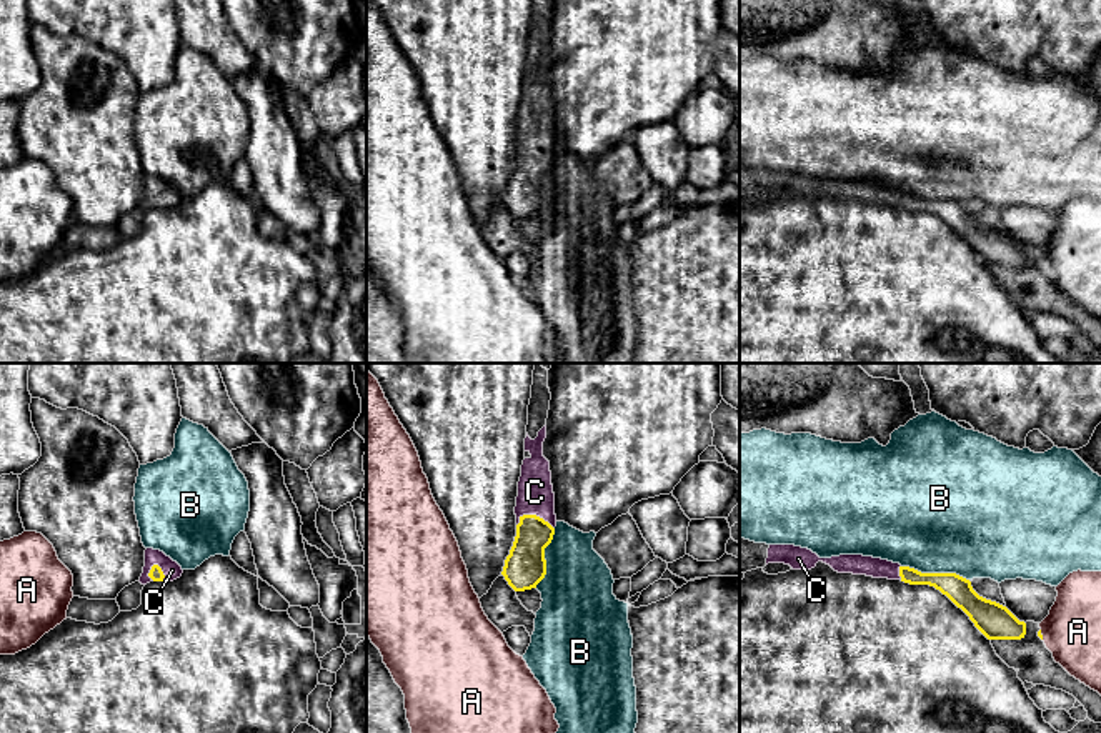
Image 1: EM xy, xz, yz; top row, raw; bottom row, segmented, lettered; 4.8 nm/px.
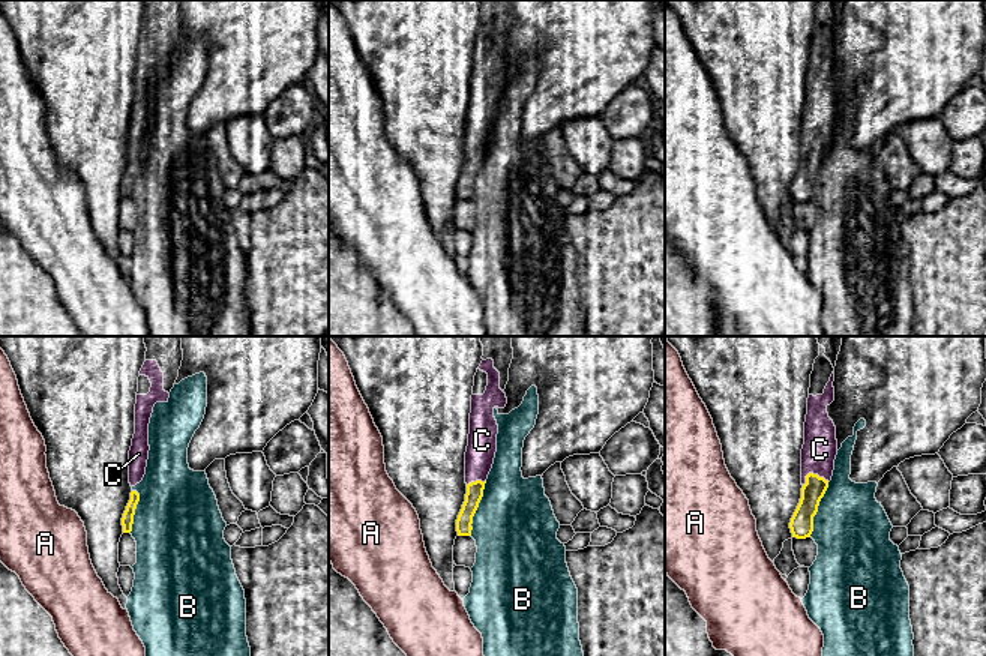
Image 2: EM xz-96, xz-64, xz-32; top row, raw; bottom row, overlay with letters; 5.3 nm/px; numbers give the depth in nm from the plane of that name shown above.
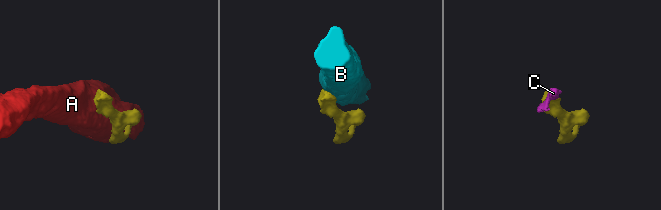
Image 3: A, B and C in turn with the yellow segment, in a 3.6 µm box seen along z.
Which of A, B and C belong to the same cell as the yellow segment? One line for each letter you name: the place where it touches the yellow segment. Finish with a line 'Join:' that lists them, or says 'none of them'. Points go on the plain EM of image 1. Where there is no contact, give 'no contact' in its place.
C: xz (535, 142)
Join: C

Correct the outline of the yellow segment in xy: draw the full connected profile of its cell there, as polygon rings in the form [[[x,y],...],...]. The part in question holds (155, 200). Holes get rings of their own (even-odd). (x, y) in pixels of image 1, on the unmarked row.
[[[147,175],[143,200],[138,208],[142,212],[147,212],[150,208],[173,208],[180,205],[182,200],[182,193],[163,178]]]

